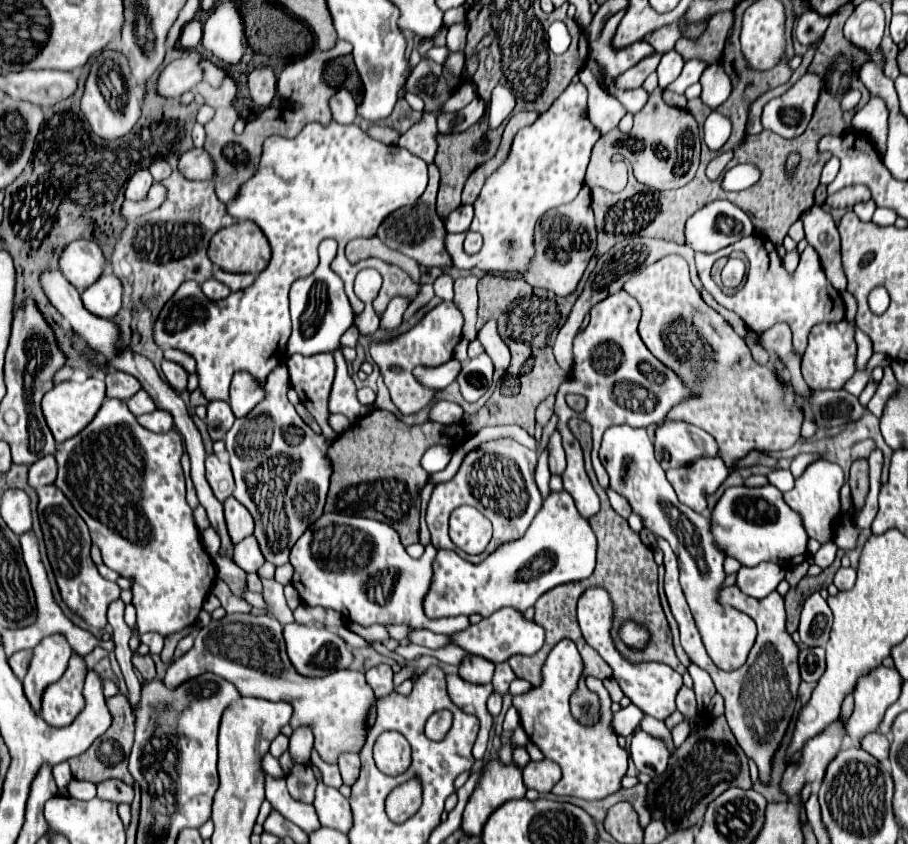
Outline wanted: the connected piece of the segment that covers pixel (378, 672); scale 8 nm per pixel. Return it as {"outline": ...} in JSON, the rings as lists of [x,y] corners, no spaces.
{"outline":[[[380,663],[380,665],[372,667],[372,669],[368,669],[364,675],[366,675],[366,681],[372,687],[376,697],[386,697],[394,689],[394,685],[392,685],[392,669],[386,663]]]}

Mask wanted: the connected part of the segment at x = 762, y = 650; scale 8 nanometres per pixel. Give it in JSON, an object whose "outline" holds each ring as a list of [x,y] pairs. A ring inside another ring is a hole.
{"outline":[[[658,539],[658,547],[664,551],[664,567],[666,567],[664,589],[666,589],[666,597],[668,597],[672,615],[676,617],[678,627],[680,627],[682,647],[688,653],[690,661],[696,663],[700,669],[708,671],[708,675],[712,677],[716,693],[720,693],[724,697],[724,715],[728,719],[732,733],[736,735],[746,757],[756,763],[760,781],[764,785],[768,785],[770,773],[772,773],[772,759],[774,759],[776,751],[780,749],[780,743],[786,735],[788,725],[790,725],[790,719],[792,719],[792,713],[796,707],[798,685],[800,685],[798,645],[792,641],[792,637],[786,631],[784,597],[780,597],[774,591],[764,599],[752,599],[752,597],[746,597],[744,593],[740,593],[740,589],[736,585],[722,589],[720,603],[740,609],[742,613],[752,617],[754,623],[758,625],[758,639],[748,655],[746,665],[742,665],[736,671],[722,671],[708,657],[704,643],[700,639],[700,633],[696,629],[694,617],[690,613],[690,607],[686,603],[686,597],[682,593],[682,587],[678,583],[678,557],[674,555],[674,551],[670,549],[670,545],[664,539]]]}

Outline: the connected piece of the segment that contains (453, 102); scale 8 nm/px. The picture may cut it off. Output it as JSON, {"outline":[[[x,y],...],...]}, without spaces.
{"outline":[[[458,87],[454,91],[454,95],[448,99],[448,103],[444,103],[444,109],[448,111],[458,111],[462,107],[466,107],[472,99],[476,99],[478,93],[476,93],[476,87]]]}

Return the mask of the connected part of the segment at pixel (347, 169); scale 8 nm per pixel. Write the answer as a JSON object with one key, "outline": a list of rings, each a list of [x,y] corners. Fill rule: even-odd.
{"outline":[[[332,121],[324,127],[310,123],[294,139],[280,135],[268,137],[258,173],[254,173],[254,177],[240,187],[234,201],[226,205],[228,215],[250,219],[262,229],[272,247],[268,267],[256,275],[250,287],[230,293],[220,301],[206,299],[196,281],[184,281],[156,319],[152,329],[156,345],[180,349],[196,359],[198,389],[208,401],[228,401],[228,387],[232,375],[238,371],[250,373],[262,387],[268,373],[282,361],[291,335],[290,285],[294,279],[310,275],[318,267],[318,245],[324,239],[336,239],[338,243],[332,269],[342,277],[354,313],[362,313],[364,309],[364,303],[354,295],[352,287],[358,271],[366,267],[374,267],[384,279],[374,299],[378,315],[386,311],[386,305],[396,295],[414,299],[420,285],[400,267],[380,259],[368,259],[368,265],[352,265],[344,257],[344,245],[356,237],[374,237],[384,217],[400,207],[414,205],[426,185],[428,169],[420,157],[402,147],[384,145],[356,125]]]}

